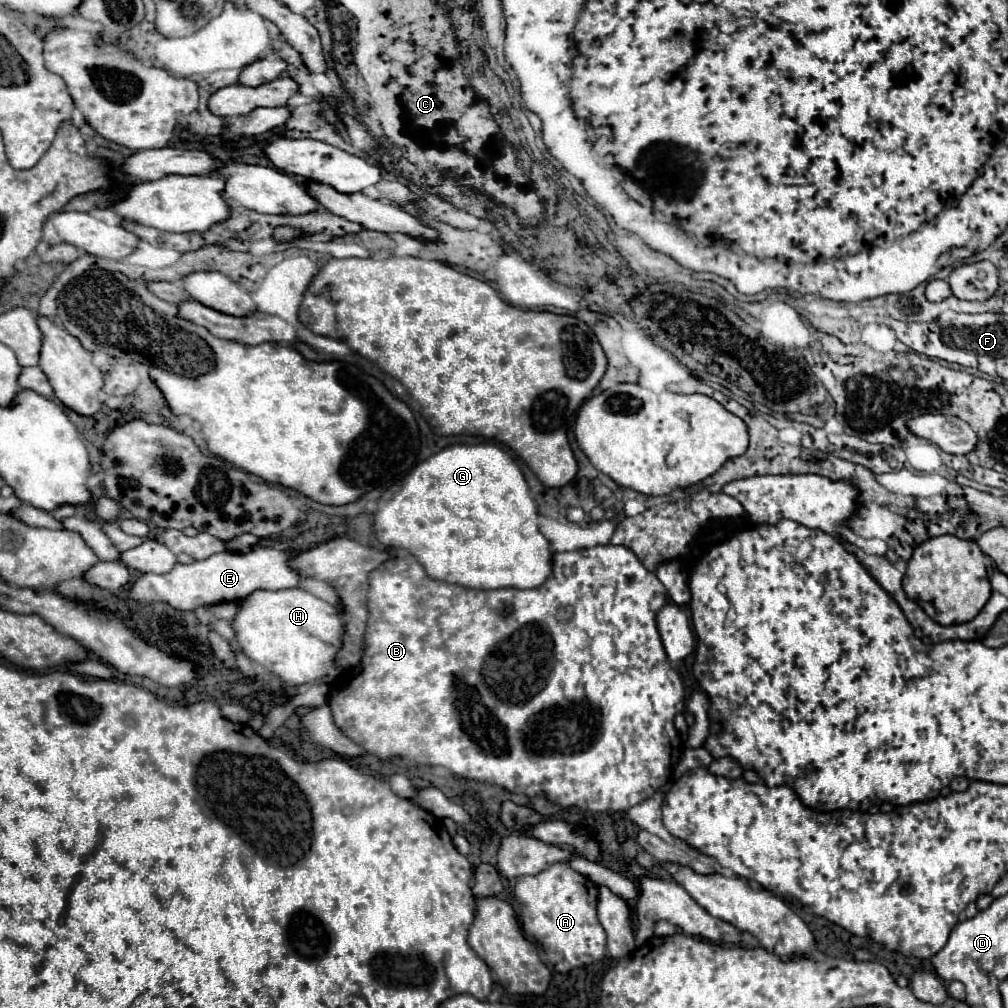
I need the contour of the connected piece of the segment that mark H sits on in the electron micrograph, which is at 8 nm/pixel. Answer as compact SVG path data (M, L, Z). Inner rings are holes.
M302 588L254 590L240 602L230 624L238 648L286 684L298 686L318 678L332 682L340 674L334 666L334 656L342 646L340 610Z

